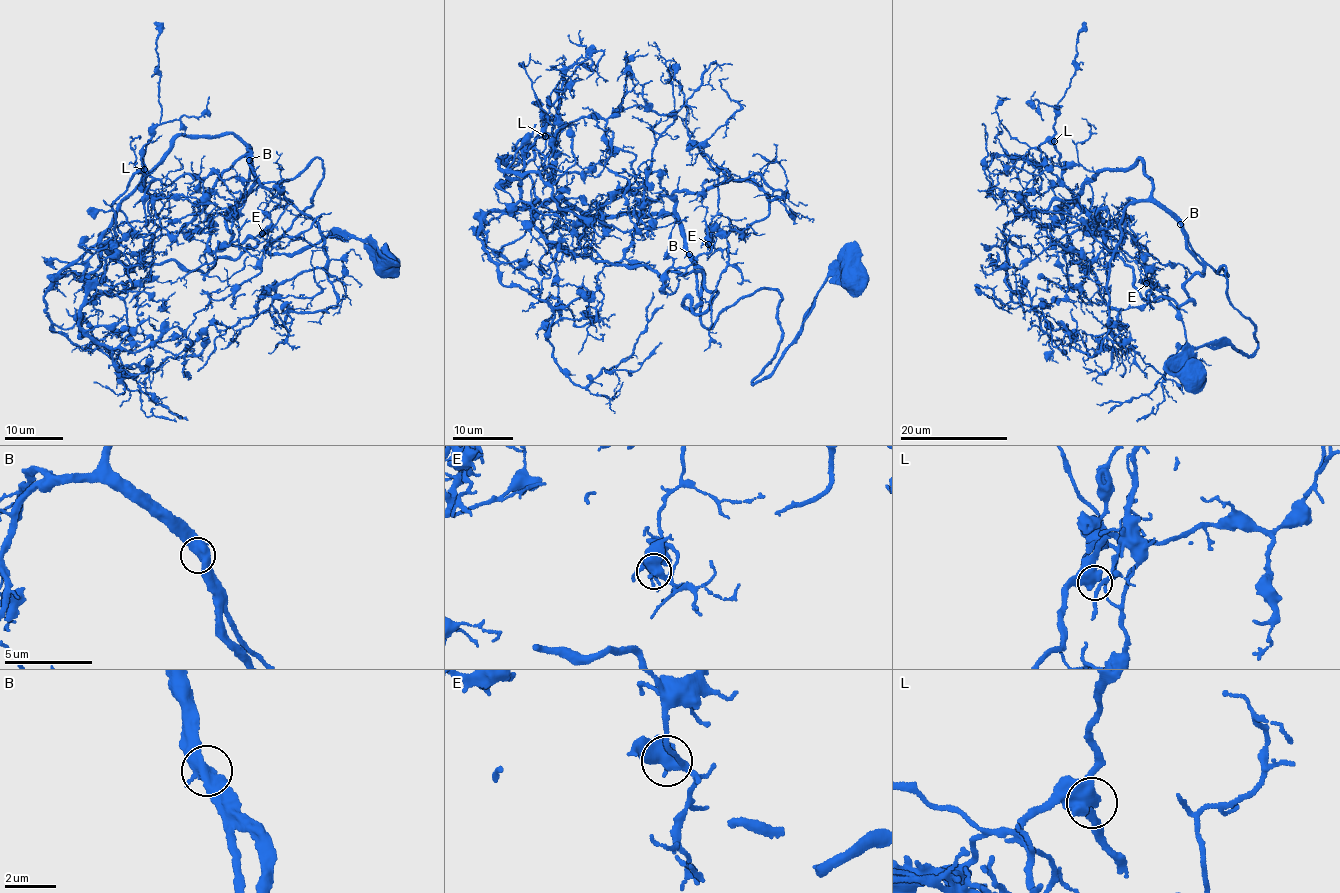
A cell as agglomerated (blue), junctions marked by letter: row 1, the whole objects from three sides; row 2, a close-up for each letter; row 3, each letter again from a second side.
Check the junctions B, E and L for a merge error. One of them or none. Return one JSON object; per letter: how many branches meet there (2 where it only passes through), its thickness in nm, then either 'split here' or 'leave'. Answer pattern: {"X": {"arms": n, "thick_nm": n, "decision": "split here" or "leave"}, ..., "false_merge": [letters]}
{"B": {"arms": 2, "thick_nm": 550, "decision": "leave"}, "E": {"arms": 2, "thick_nm": 550, "decision": "leave"}, "L": {"arms": 2, "thick_nm": 550, "decision": "leave"}, "false_merge": []}

